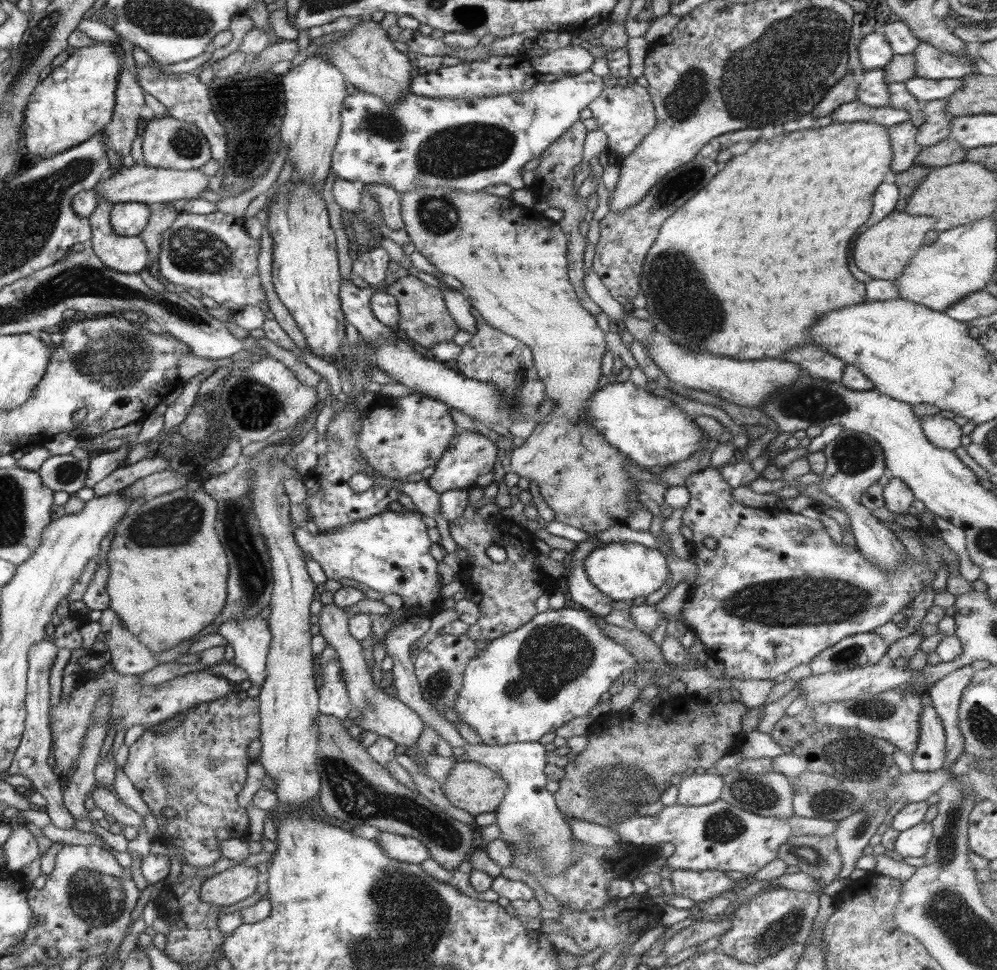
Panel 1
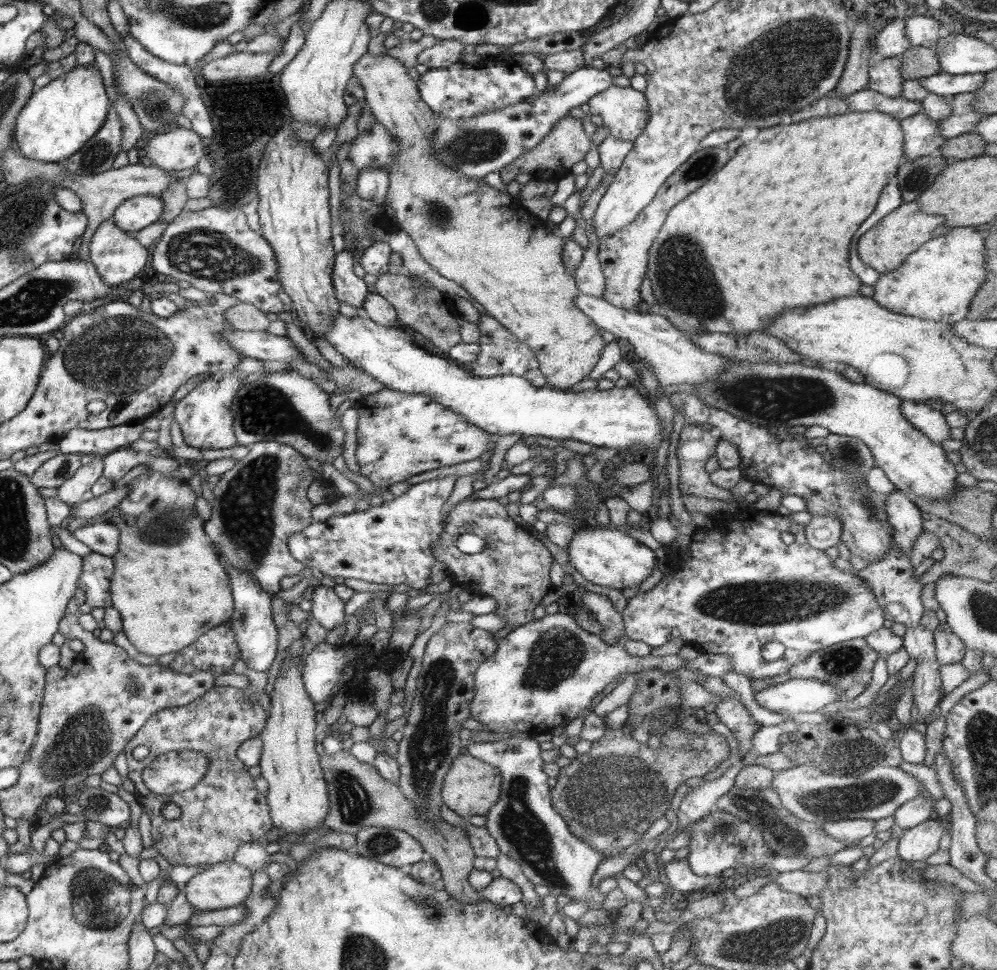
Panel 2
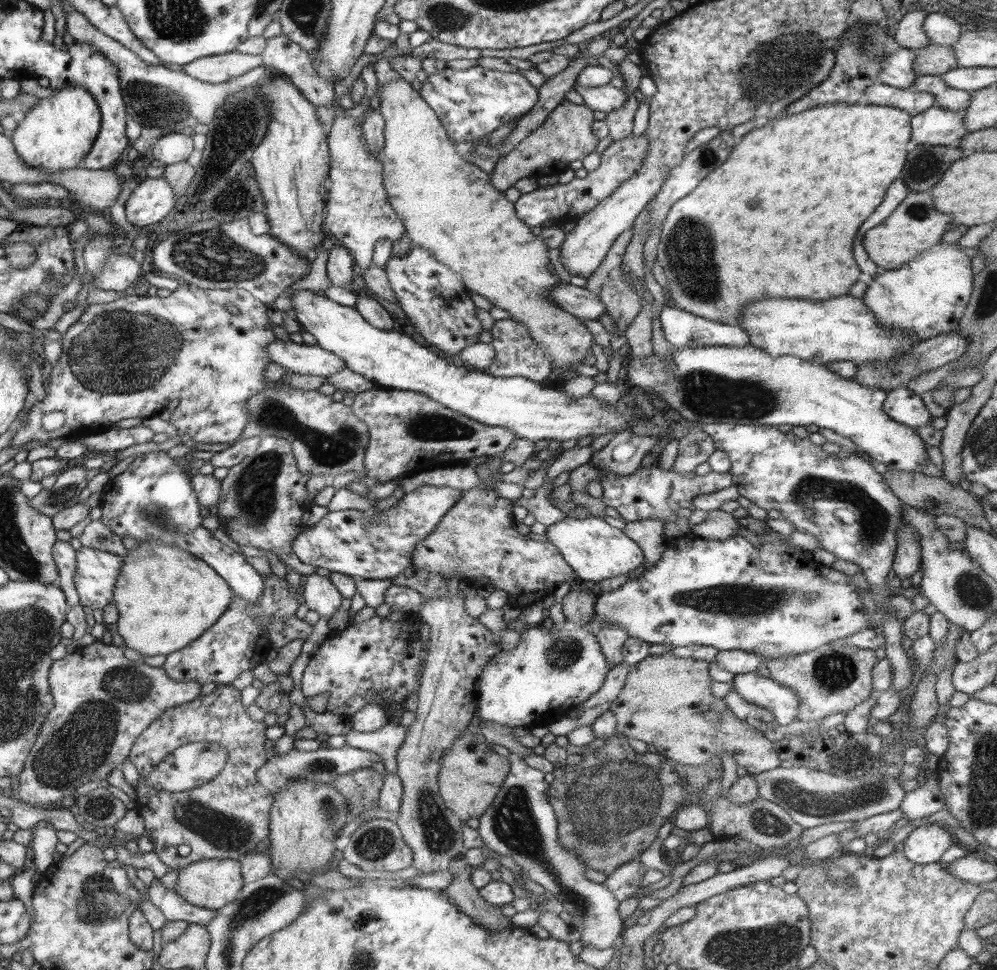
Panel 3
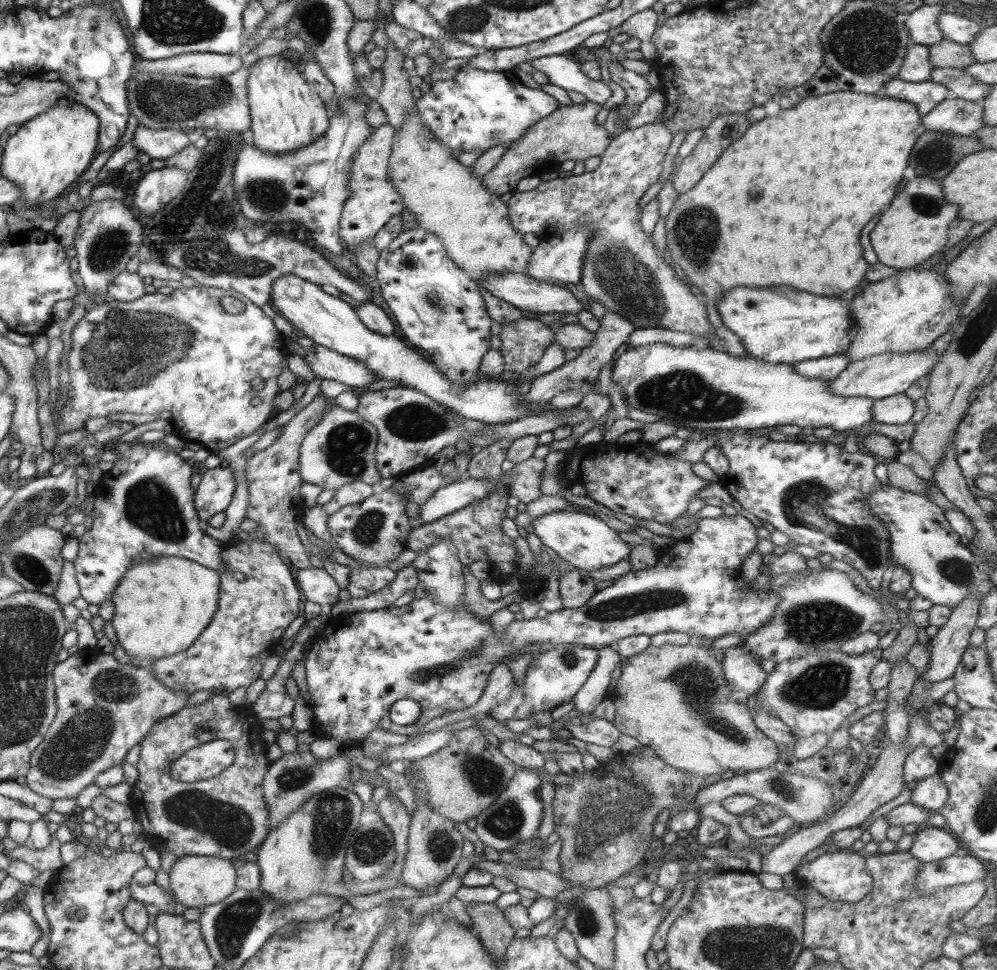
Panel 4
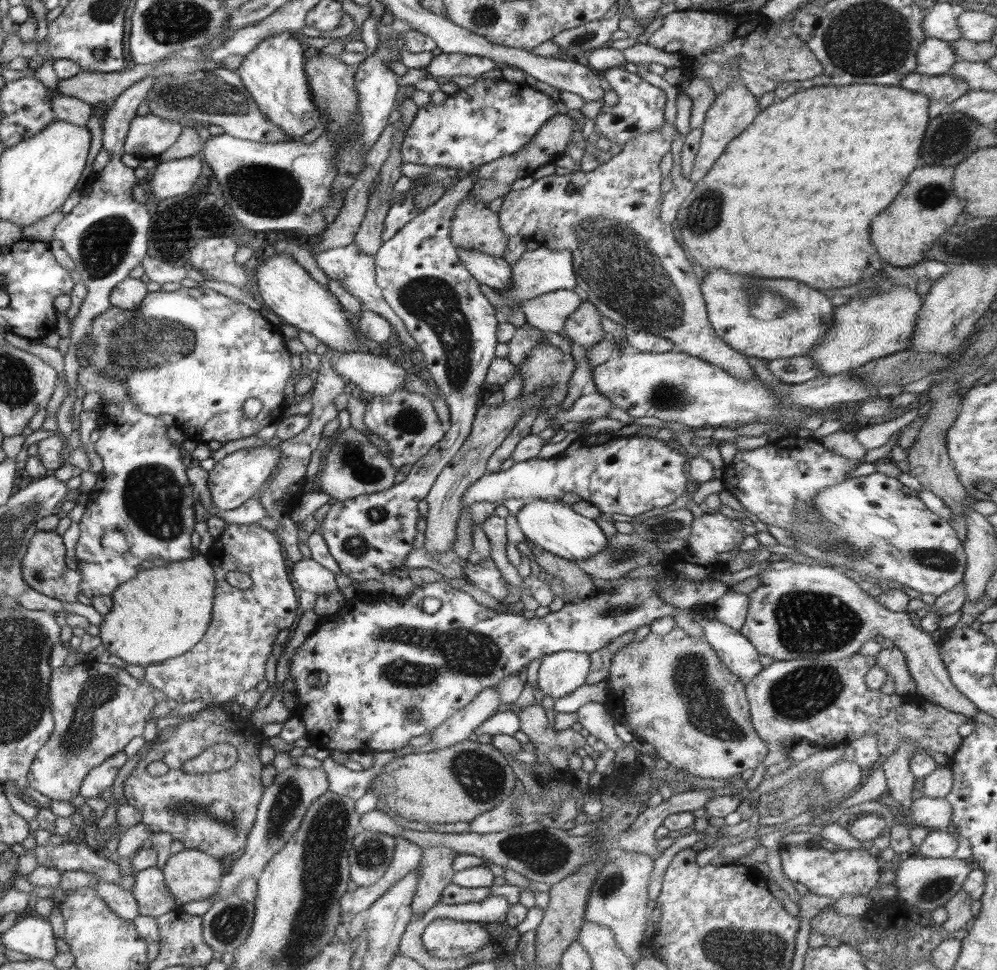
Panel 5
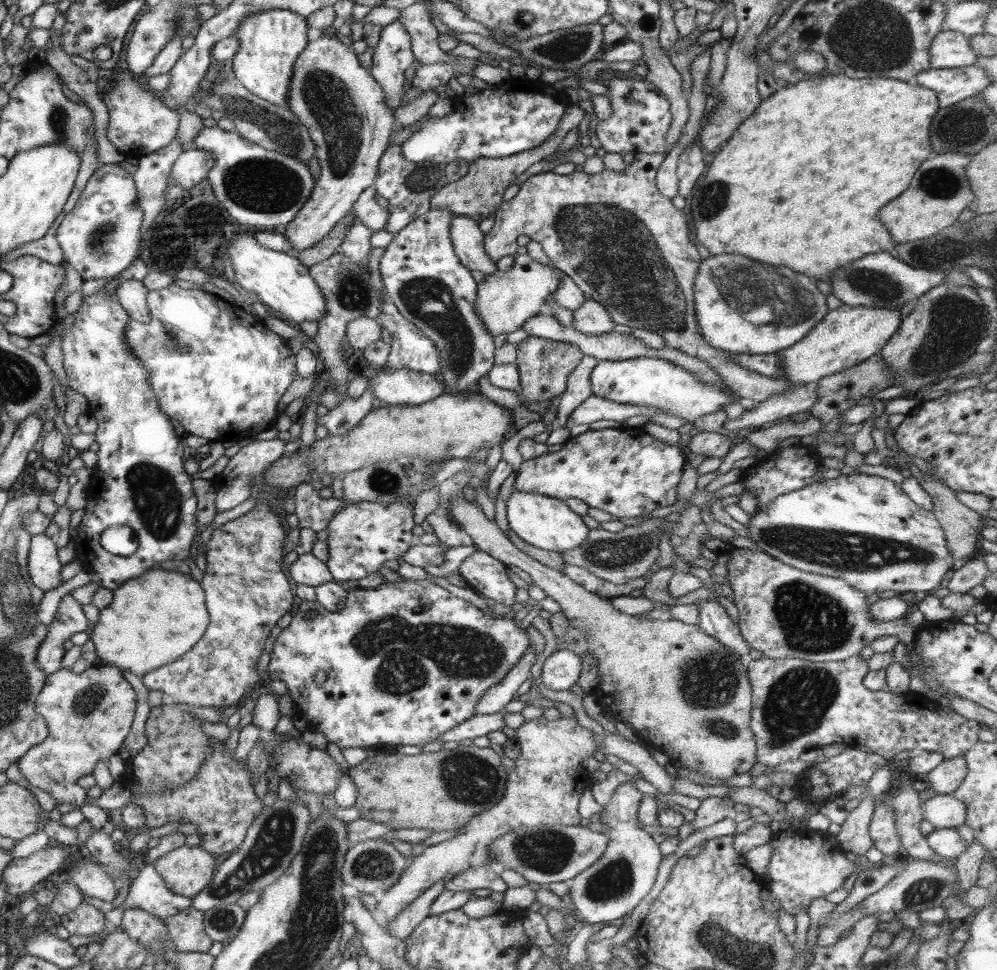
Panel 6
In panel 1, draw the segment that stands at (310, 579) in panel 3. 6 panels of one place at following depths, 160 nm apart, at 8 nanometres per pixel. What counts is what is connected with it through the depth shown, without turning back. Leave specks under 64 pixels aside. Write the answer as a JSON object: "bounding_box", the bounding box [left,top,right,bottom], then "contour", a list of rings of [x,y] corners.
{"bounding_box":[320,603,425,749],"contour":[[[334,603],[323,604],[320,614],[320,633],[325,638],[327,644],[331,644],[338,653],[341,662],[341,672],[345,678],[345,687],[347,688],[351,703],[354,708],[359,708],[362,715],[354,719],[354,723],[364,731],[370,730],[379,736],[389,738],[397,745],[405,746],[406,749],[415,747],[418,737],[425,723],[421,716],[412,710],[400,699],[390,697],[384,693],[383,689],[377,687],[374,683],[370,670],[366,666],[363,647],[361,642],[349,632],[350,614],[346,614],[343,608],[337,607]]]}

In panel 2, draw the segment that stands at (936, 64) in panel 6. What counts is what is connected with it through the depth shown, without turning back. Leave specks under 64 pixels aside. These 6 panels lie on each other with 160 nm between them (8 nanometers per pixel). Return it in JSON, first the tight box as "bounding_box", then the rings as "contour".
{"bounding_box":[868,57,905,97],"contour":[[[900,57],[884,58],[876,62],[868,70],[868,88],[891,97],[901,95],[905,80],[900,73],[900,65],[902,65]]]}

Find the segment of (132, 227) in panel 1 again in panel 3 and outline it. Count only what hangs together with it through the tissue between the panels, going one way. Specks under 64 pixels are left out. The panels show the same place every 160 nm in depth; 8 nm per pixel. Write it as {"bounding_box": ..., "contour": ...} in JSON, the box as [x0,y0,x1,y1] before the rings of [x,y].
{"bounding_box":[126,176,176,227],"contour":[[[147,176],[139,182],[126,201],[127,220],[139,227],[156,224],[172,212],[176,198],[172,185],[164,177]]]}

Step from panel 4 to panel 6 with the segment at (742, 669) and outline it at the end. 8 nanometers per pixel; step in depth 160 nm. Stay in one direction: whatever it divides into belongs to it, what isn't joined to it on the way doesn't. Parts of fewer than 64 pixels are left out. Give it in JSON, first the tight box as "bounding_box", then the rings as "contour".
{"bounding_box":[695,600,750,657],"contour":[[[700,600],[695,605],[700,611],[698,627],[708,636],[718,639],[724,646],[741,657],[750,652],[750,646],[740,637],[739,626],[734,624],[726,609],[718,601]]]}

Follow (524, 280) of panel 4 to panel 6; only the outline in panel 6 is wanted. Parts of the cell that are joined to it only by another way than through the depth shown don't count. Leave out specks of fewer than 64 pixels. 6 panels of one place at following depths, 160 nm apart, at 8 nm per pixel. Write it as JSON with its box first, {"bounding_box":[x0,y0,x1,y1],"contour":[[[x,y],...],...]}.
{"bounding_box":[449,215,498,276],"contour":[[[454,215],[449,231],[456,256],[466,268],[486,276],[498,270],[496,262],[484,250],[483,238],[486,234],[480,231],[479,223],[466,215]]]}

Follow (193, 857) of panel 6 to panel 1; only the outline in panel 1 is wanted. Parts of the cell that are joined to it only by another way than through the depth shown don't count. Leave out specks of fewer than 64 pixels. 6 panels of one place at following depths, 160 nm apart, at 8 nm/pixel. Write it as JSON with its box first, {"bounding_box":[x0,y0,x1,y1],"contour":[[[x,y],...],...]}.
{"bounding_box":[199,864,258,906],"contour":[[[243,864],[208,877],[199,888],[200,900],[214,906],[230,906],[256,892],[258,869]]]}

